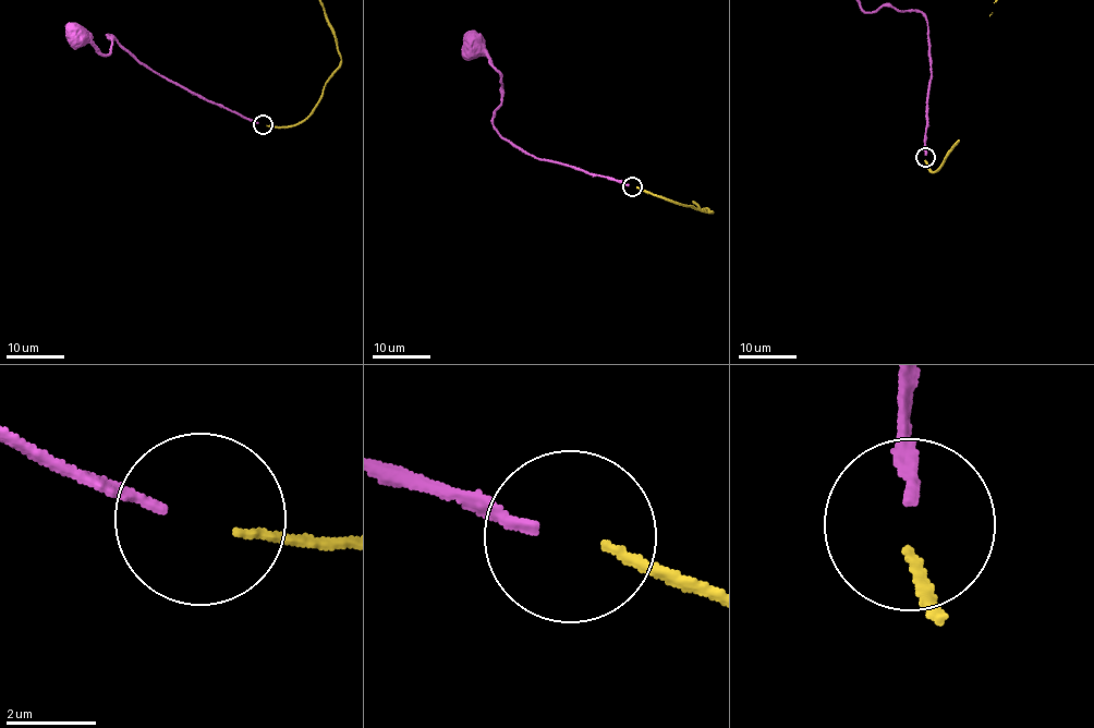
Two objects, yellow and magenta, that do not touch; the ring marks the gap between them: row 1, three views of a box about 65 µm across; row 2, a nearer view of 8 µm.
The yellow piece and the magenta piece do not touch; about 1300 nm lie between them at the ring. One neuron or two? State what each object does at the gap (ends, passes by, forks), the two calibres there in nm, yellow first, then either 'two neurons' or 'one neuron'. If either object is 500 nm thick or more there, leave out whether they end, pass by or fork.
yellow ends; magenta ends; calibres 180 and 240 nm; one neuron

